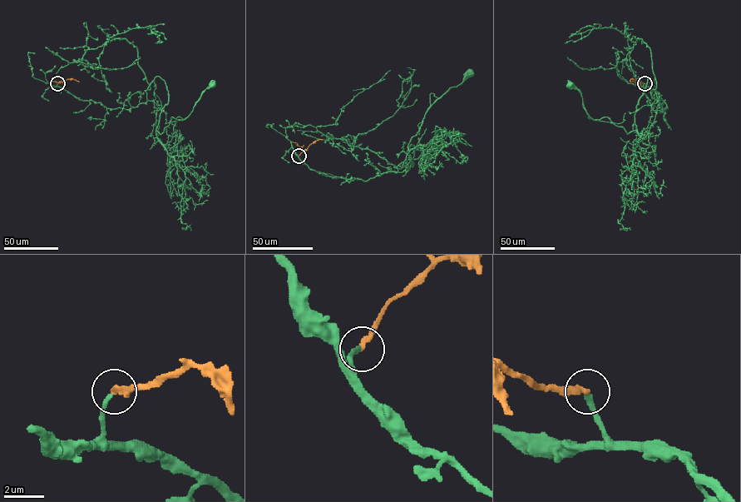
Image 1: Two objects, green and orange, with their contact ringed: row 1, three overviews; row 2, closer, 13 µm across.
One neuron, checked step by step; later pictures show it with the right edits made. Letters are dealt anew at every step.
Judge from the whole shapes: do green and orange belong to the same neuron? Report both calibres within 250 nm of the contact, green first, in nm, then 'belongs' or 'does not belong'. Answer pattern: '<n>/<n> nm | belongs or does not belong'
220/260 nm | belongs

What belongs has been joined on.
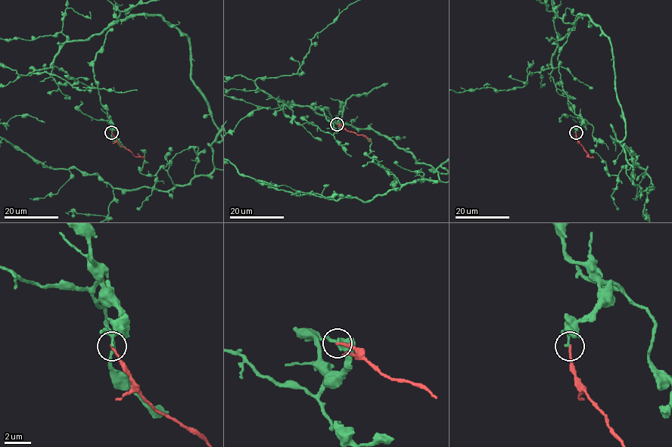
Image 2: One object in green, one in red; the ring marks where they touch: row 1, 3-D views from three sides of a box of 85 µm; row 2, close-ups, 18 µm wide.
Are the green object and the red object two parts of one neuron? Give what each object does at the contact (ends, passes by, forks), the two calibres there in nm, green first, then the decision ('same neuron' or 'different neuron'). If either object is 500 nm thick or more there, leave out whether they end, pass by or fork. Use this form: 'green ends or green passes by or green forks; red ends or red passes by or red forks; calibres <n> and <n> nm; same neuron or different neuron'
green passes by; red ends; calibres 150 and 170 nm; different neuron

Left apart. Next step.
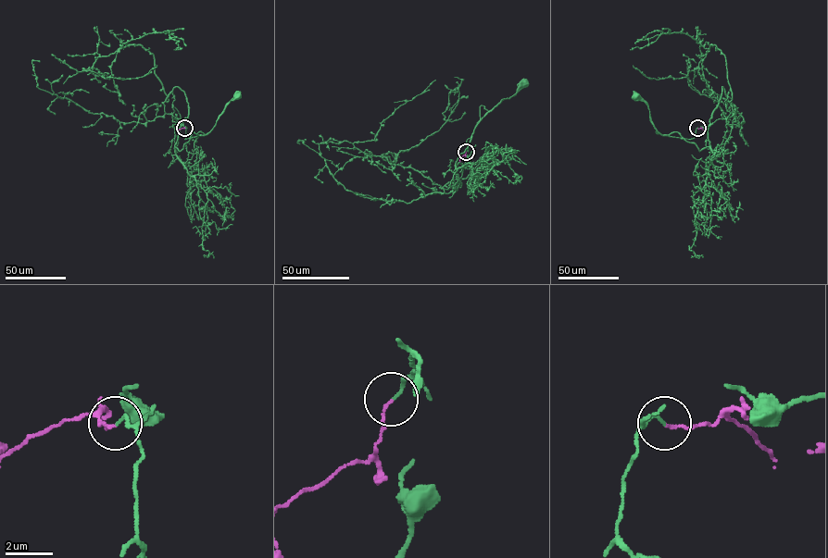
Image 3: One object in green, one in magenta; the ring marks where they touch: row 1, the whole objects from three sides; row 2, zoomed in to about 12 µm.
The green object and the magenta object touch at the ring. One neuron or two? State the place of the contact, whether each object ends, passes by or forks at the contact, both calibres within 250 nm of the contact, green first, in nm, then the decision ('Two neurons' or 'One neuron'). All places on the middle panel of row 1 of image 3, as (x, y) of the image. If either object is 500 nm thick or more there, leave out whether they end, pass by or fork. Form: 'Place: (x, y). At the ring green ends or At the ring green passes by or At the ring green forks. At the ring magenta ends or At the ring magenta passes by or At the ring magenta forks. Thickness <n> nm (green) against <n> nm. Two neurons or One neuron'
Place: (466, 152). At the ring green ends. At the ring magenta ends. Thickness 110 nm (green) against 100 nm. One neuron

